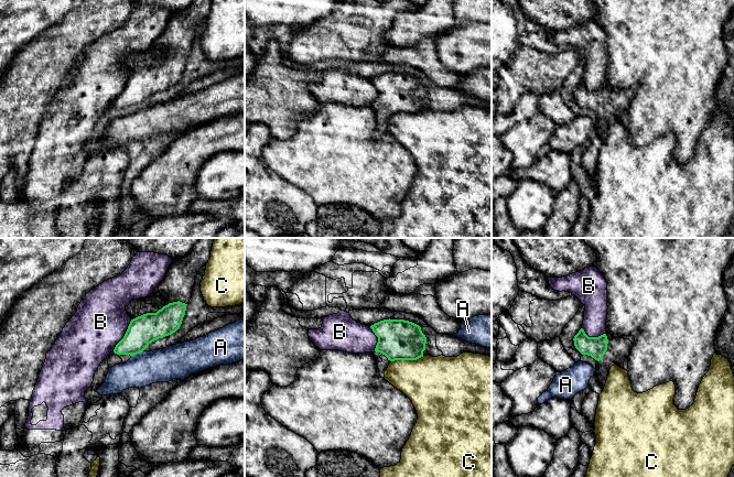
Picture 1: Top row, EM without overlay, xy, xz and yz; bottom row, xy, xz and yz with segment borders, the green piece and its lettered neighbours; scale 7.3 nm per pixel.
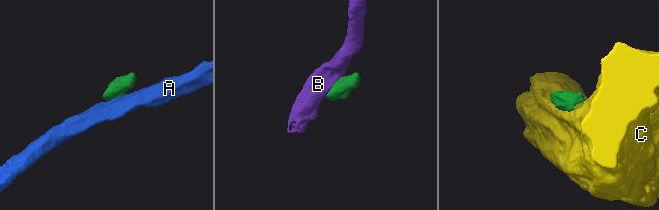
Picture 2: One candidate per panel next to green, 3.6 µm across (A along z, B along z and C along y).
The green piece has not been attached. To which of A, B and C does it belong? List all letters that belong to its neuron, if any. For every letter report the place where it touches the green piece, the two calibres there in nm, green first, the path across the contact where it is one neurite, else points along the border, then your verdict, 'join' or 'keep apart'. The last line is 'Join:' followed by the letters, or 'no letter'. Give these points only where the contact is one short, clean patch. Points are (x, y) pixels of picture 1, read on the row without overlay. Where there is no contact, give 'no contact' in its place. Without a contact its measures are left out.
A: xy (137, 106) | 220/240 nm | along xy (142, 104), (131, 109) | keep apart
B: xy (125, 88) | 220/380 nm | along xy (131, 73), (123, 90), (112, 104) | keep apart
C: xz (407, 112) | 300/380 nm | keep apart
Join: no letter

